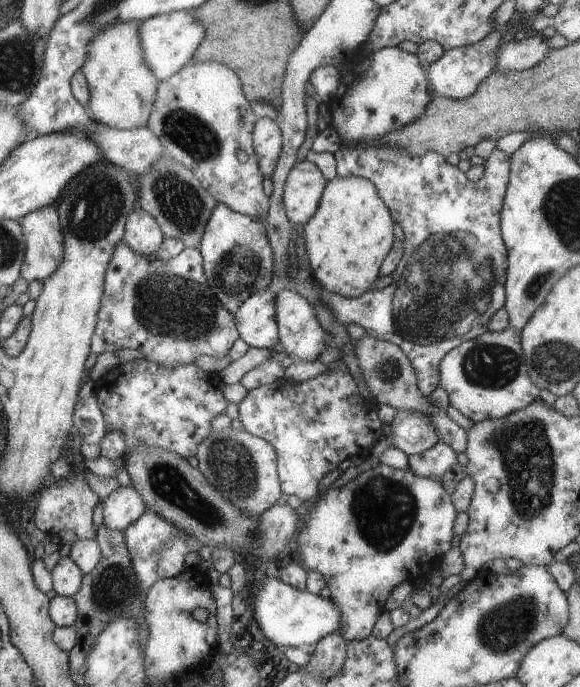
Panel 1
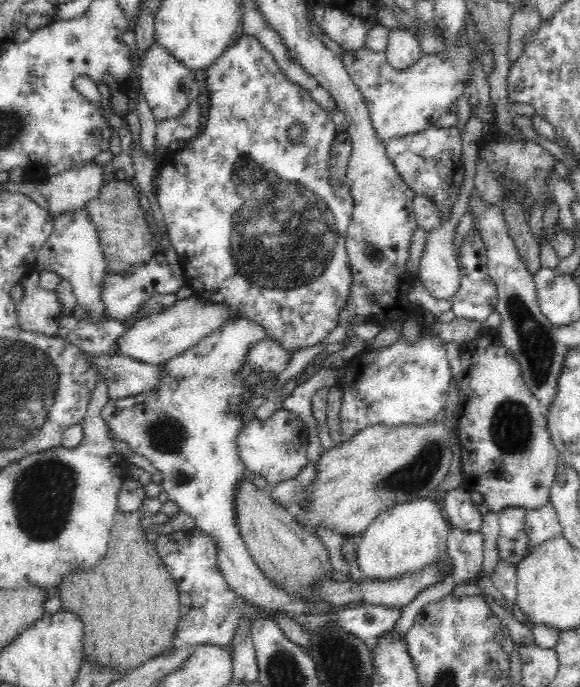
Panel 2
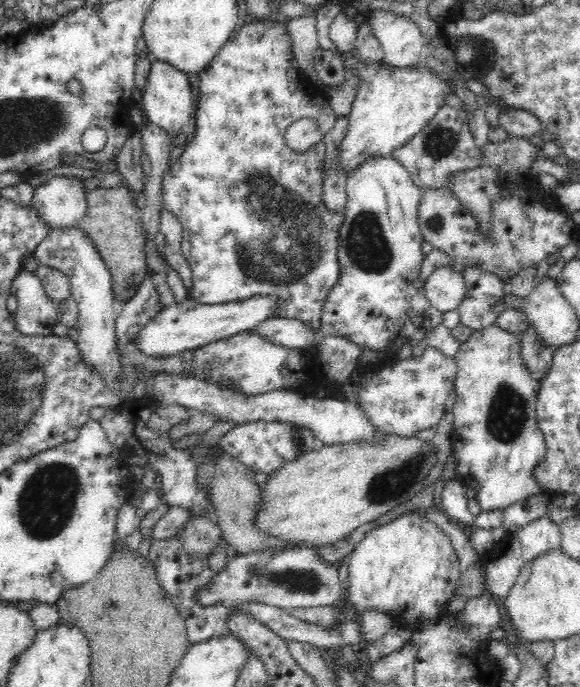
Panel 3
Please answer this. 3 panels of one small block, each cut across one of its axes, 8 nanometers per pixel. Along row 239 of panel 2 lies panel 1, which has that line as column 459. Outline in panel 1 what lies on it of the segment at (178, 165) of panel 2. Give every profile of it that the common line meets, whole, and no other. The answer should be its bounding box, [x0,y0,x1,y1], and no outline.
[318,143,511,397]

